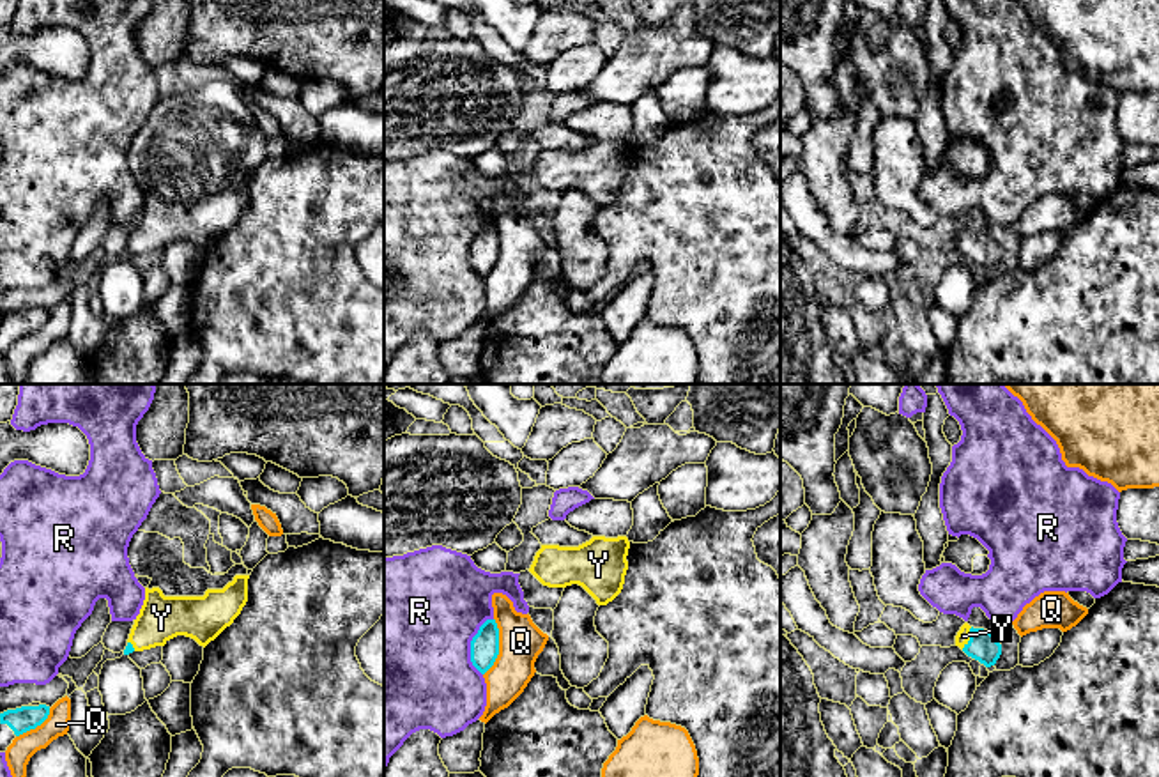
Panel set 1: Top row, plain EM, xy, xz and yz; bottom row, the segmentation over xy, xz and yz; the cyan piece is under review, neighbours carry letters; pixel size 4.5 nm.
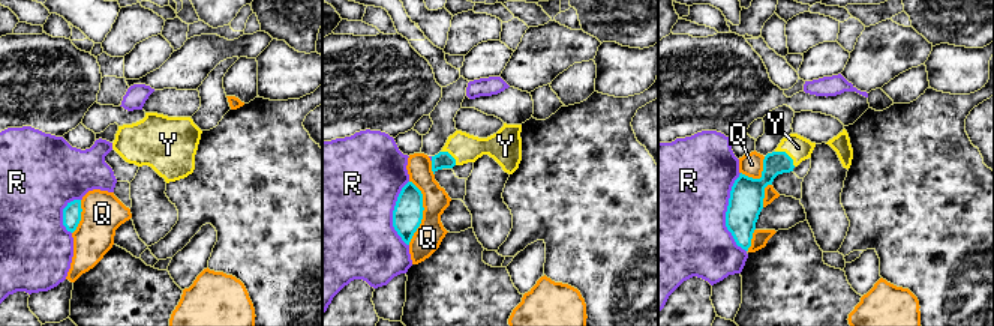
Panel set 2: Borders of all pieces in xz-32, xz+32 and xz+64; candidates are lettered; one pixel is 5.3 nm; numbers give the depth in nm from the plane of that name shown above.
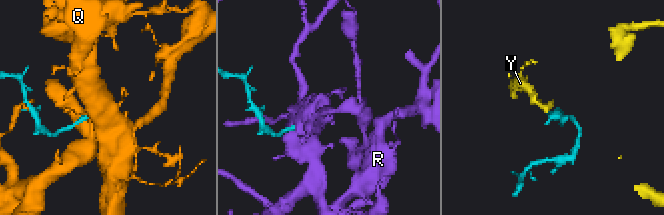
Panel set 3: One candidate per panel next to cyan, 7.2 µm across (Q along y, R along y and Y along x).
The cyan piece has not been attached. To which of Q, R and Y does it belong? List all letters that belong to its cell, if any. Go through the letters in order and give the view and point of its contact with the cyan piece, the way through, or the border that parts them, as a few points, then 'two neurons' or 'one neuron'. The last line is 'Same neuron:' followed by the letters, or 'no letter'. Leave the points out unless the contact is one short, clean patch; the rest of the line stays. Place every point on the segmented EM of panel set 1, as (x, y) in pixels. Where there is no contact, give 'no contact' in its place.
Q: xz (498, 646) | two neurons
R: xz (471, 645) | two neurons
Y: yz (970, 638) | across yz (982, 646), (970, 638), (963, 636) | one neuron
Same neuron: Y

